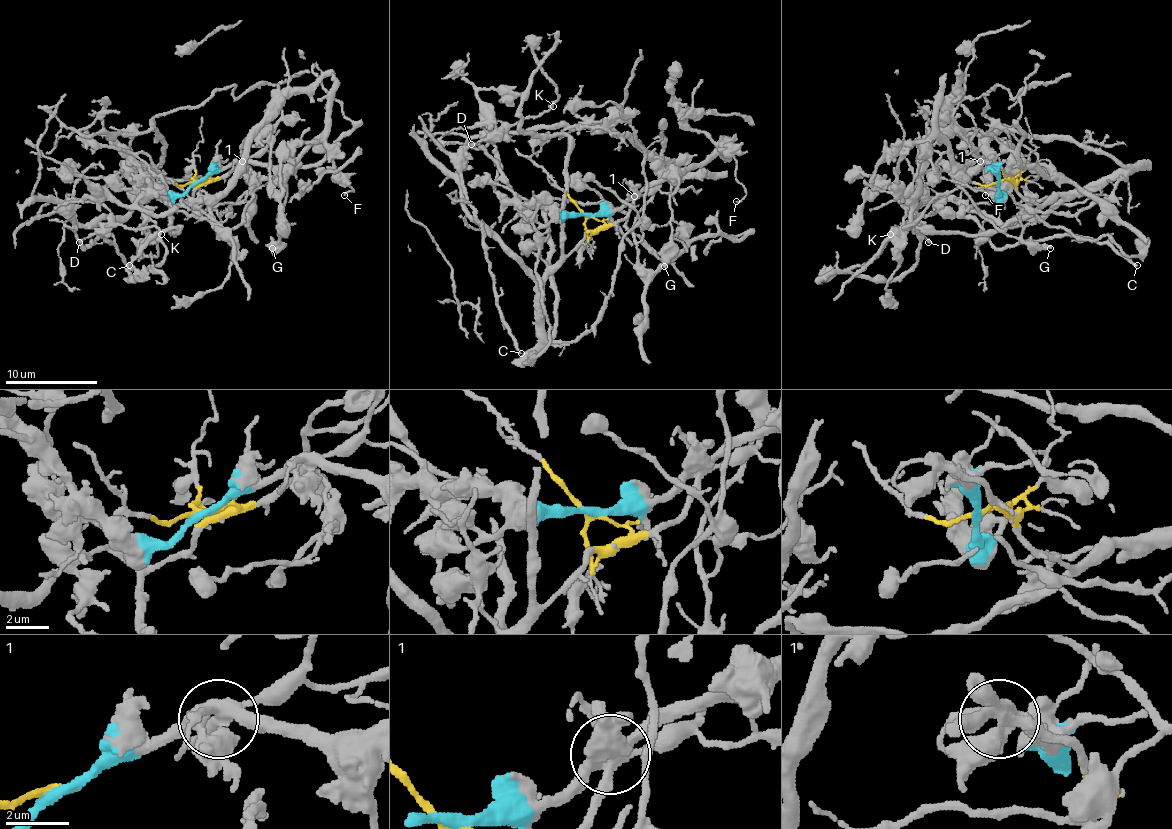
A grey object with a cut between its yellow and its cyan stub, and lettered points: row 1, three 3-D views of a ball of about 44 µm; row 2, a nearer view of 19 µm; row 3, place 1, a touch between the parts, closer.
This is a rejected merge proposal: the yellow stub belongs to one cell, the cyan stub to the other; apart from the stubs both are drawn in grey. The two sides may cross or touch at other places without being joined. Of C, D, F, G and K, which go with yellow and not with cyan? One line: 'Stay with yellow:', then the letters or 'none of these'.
Stay with yellow: C, D, K

